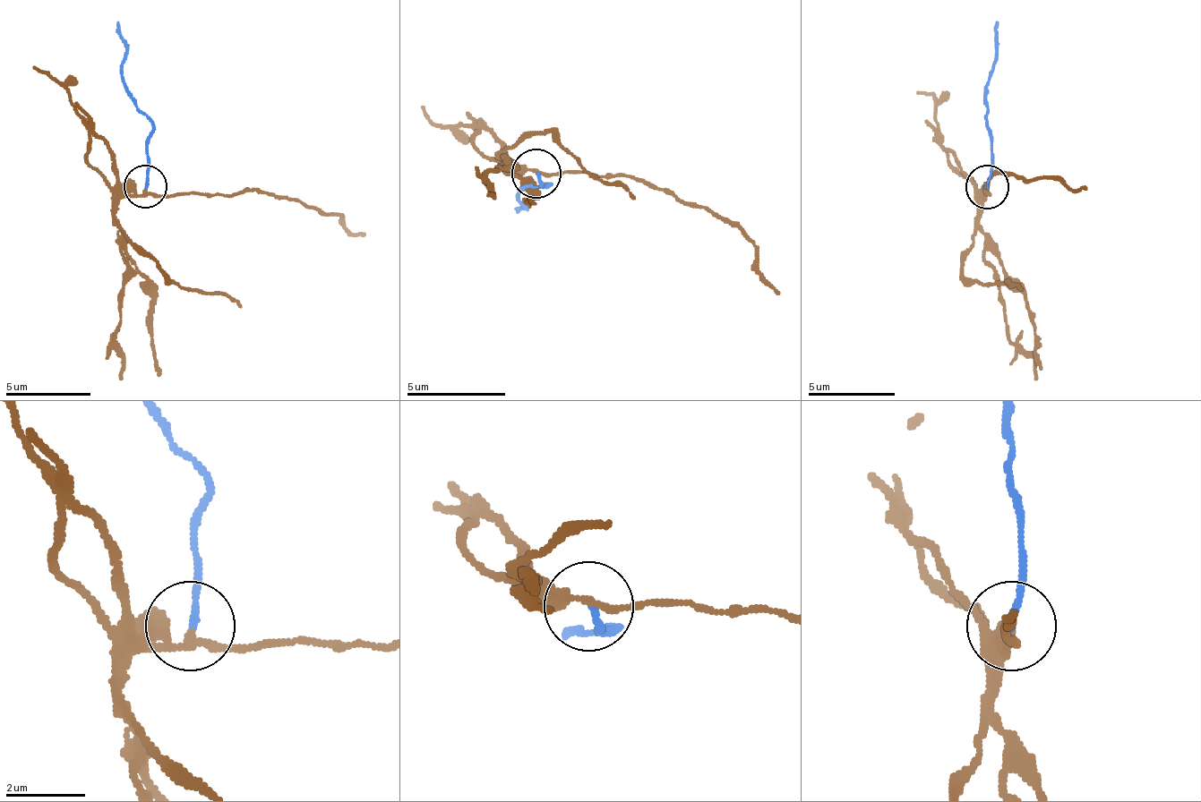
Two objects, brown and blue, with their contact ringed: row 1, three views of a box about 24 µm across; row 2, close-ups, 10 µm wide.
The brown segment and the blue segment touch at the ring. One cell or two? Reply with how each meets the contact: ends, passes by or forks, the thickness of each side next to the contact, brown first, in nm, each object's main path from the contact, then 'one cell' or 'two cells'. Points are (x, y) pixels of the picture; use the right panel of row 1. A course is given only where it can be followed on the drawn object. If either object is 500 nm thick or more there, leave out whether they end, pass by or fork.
brown passes by; blue ends; calibres 170 and 150 nm; course brown (984, 188), (987, 193), (986, 182), (1007, 174), (1061, 179), (1073, 190), (1085, 184); course blue (988, 188), (985, 88), (999, 20); two cells

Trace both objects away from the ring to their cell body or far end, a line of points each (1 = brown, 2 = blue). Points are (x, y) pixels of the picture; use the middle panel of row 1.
1: (535, 170), (642, 177), (707, 206), (754, 247), (754, 266), (768, 278), (778, 294)
2: (535, 174), (550, 186), (523, 188), (519, 214)

